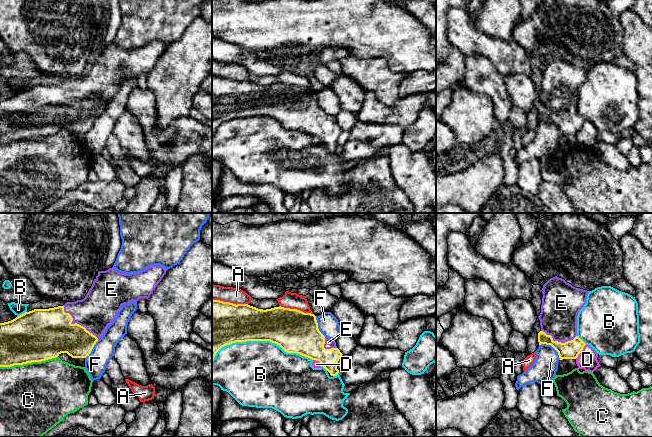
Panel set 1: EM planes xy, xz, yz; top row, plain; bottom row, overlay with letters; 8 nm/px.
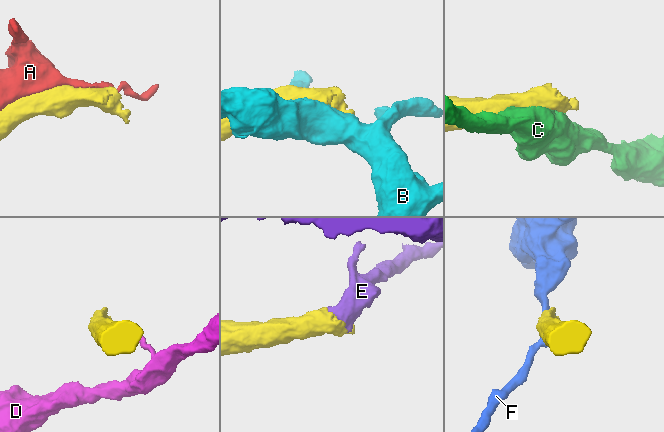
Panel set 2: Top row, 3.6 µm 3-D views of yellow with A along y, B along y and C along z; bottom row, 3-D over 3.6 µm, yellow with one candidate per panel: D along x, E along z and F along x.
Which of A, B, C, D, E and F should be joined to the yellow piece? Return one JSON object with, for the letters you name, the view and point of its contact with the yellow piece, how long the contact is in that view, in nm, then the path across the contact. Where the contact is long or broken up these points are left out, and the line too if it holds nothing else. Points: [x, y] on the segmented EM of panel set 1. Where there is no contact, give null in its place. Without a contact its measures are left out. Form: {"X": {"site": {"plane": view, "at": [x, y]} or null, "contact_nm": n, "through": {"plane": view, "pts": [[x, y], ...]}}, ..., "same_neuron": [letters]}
{"E": {"site": {"plane": "xy", "at": [76, 323]}, "contact_nm": 400}, "same_neuron": ["E"]}

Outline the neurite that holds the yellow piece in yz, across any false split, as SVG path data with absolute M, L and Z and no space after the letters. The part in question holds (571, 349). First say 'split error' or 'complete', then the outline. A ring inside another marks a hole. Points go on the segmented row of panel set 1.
split error | M557 276L550 278L542 290L541 313L538 316L541 326L539 345L551 345L558 352L560 360L576 359L586 345L577 336L577 316L586 304L589 291L576 288Z

